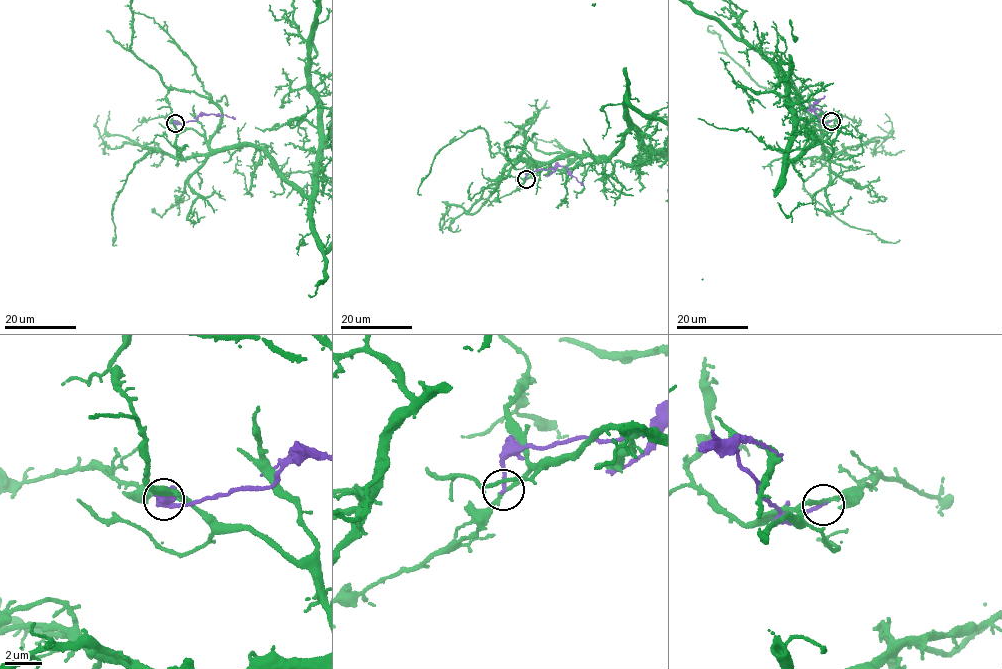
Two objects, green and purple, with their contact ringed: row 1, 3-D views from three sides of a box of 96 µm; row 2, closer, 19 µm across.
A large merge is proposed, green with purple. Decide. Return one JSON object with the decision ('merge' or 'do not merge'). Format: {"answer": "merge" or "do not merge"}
{"answer": "do not merge"}

